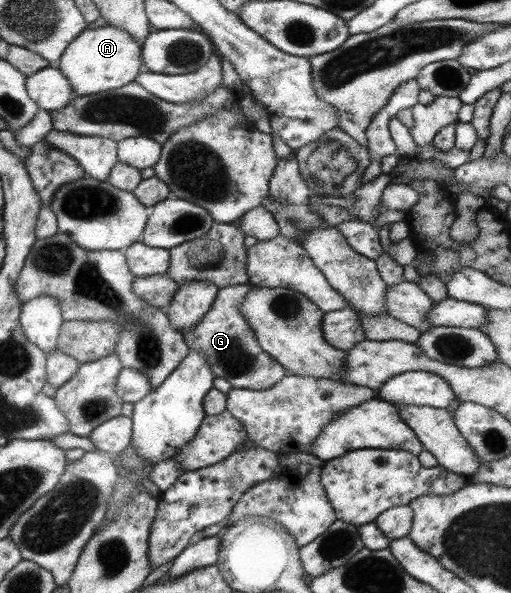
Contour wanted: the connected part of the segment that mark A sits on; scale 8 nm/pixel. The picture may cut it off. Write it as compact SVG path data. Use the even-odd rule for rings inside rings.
M105 25L93 30L84 29L67 45L55 67L69 82L75 96L97 94L119 88L142 72L141 46L133 36L119 28Z

